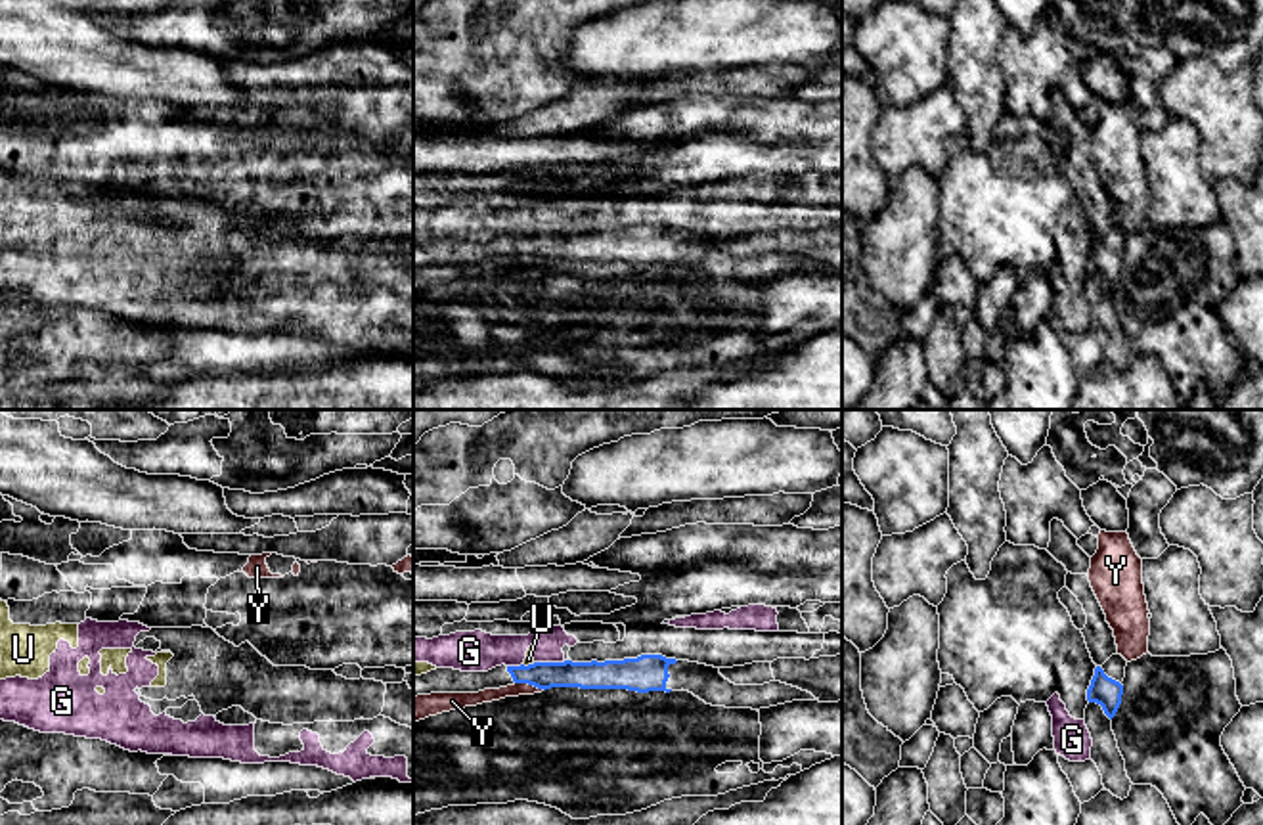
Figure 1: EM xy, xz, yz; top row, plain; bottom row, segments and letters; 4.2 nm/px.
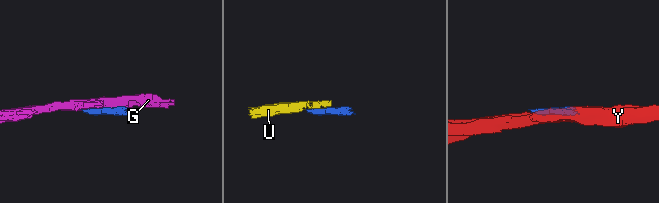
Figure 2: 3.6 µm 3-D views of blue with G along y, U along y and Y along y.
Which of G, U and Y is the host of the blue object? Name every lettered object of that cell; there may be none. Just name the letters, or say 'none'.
none

